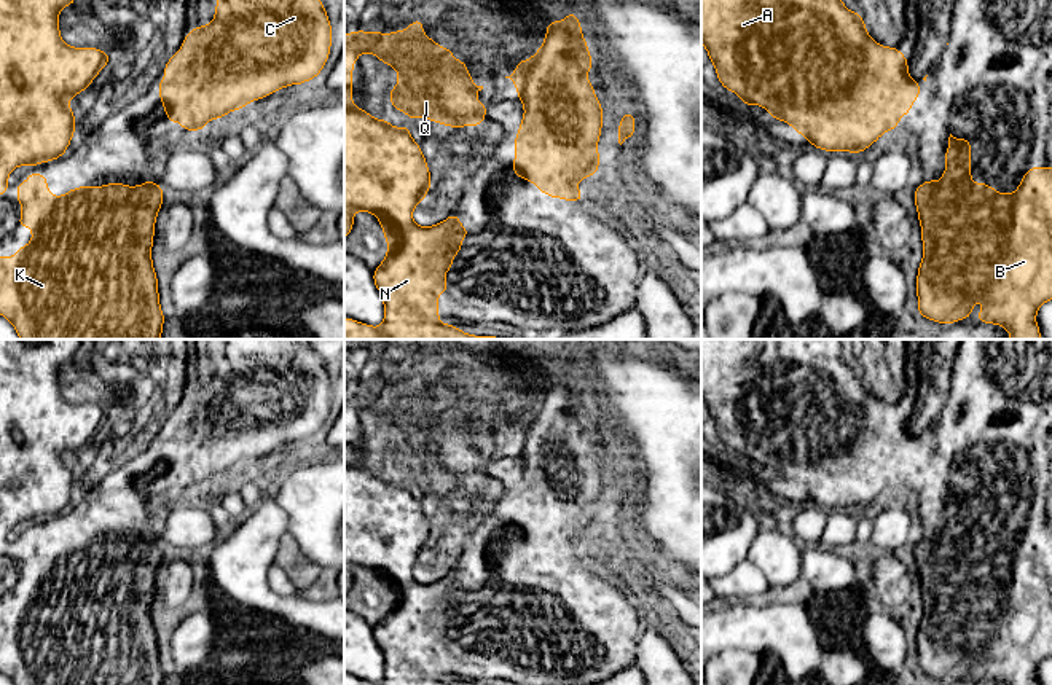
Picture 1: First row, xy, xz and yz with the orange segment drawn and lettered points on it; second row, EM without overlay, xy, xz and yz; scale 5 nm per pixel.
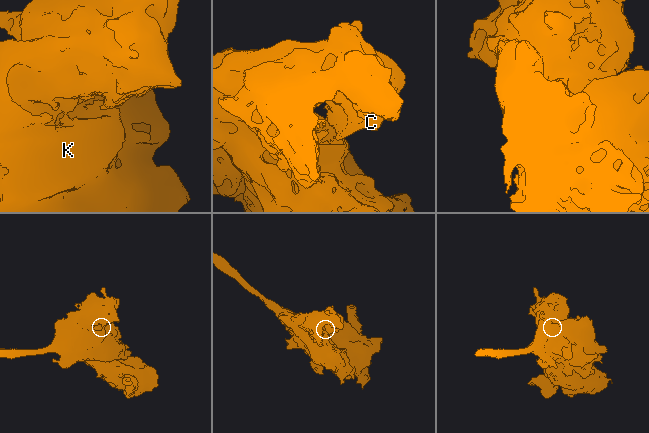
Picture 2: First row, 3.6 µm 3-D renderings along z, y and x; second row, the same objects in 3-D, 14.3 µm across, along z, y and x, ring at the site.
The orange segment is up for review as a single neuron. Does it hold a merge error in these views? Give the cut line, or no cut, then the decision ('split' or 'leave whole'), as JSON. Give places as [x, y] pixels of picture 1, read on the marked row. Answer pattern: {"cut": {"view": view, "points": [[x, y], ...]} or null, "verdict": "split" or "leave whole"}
{"cut": null, "verdict": "leave whole"}

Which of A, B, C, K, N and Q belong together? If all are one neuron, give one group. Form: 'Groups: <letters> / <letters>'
Groups: A B C K N Q

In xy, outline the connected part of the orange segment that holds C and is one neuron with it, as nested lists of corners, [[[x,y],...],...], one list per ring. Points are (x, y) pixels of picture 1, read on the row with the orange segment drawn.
[[[218,0],[214,21],[191,29],[163,70],[166,78],[158,83],[158,92],[164,115],[171,123],[179,121],[183,131],[206,129],[210,119],[242,110],[245,104],[268,97],[281,88],[316,78],[328,61],[332,40],[330,19],[320,0]]]

